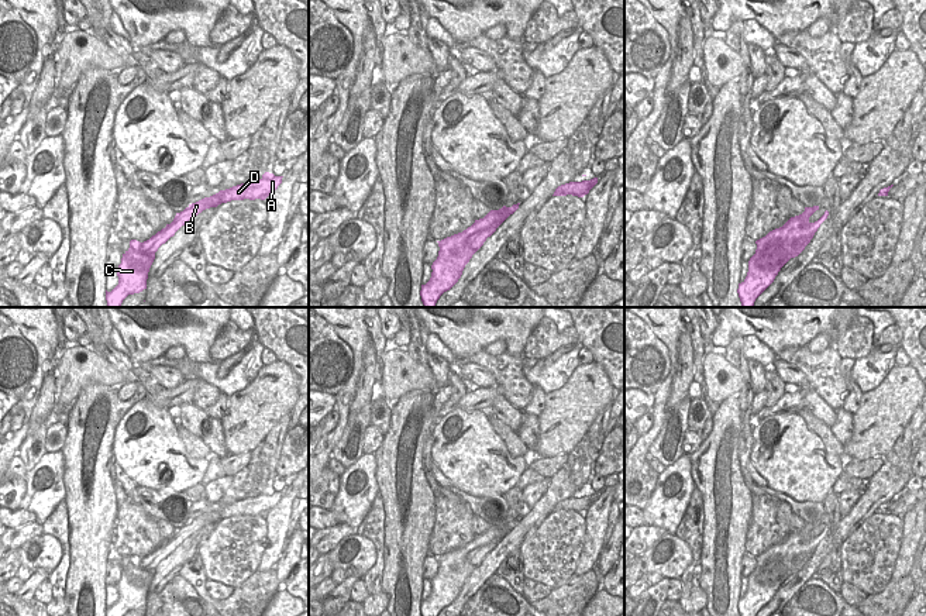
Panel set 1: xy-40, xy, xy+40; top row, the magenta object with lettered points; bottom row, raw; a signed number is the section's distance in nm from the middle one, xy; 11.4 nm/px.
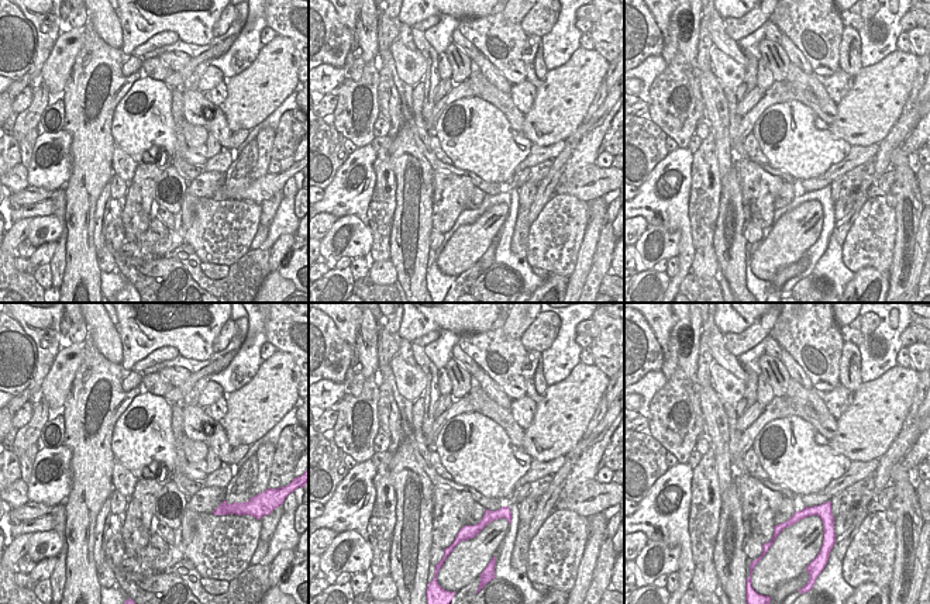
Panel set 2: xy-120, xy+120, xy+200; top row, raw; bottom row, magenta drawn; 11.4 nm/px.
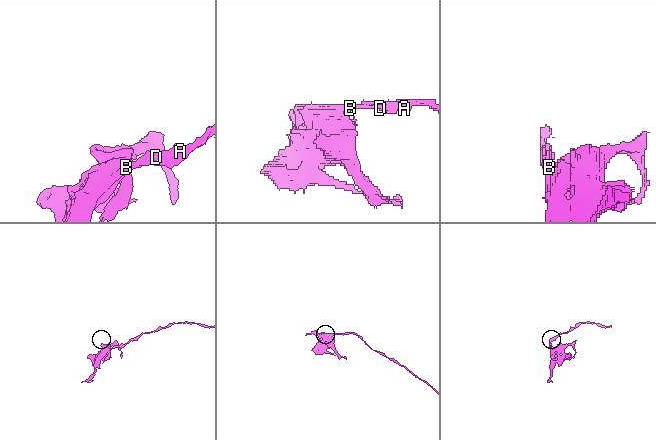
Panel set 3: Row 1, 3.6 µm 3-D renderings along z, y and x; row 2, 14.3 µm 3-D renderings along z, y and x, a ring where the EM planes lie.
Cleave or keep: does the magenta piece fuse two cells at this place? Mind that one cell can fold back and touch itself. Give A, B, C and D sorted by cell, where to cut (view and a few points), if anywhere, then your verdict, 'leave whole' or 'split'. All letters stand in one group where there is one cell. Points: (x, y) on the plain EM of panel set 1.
A B D / C; cut in xy along (499, 539), (475, 549), (470, 554), (472, 568); split

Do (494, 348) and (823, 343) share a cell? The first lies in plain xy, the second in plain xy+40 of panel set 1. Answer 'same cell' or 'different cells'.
same cell

